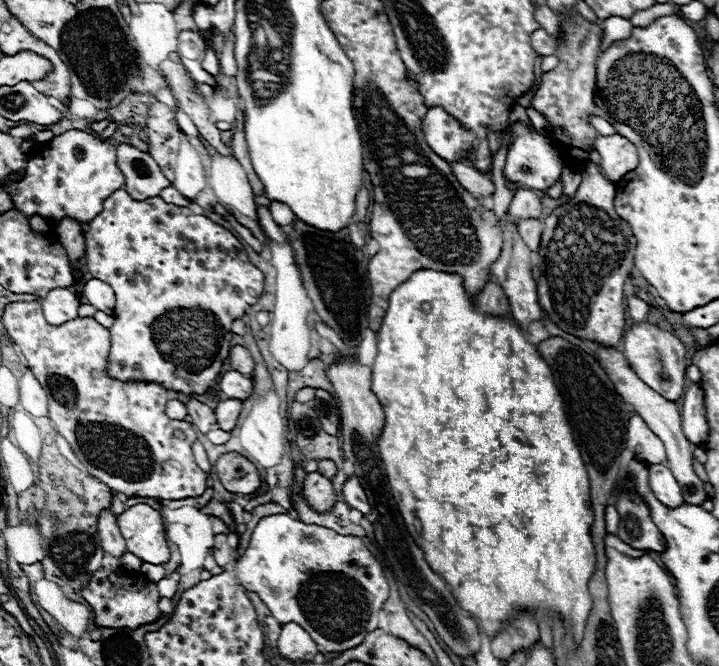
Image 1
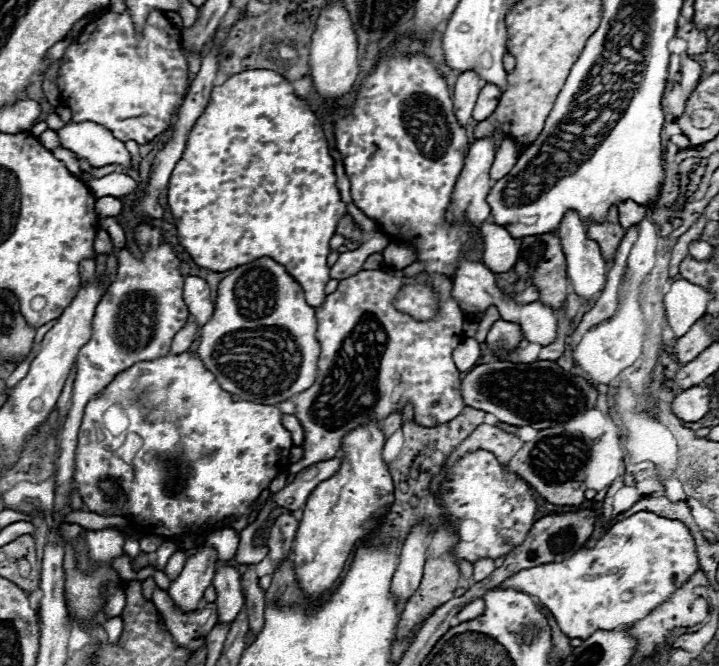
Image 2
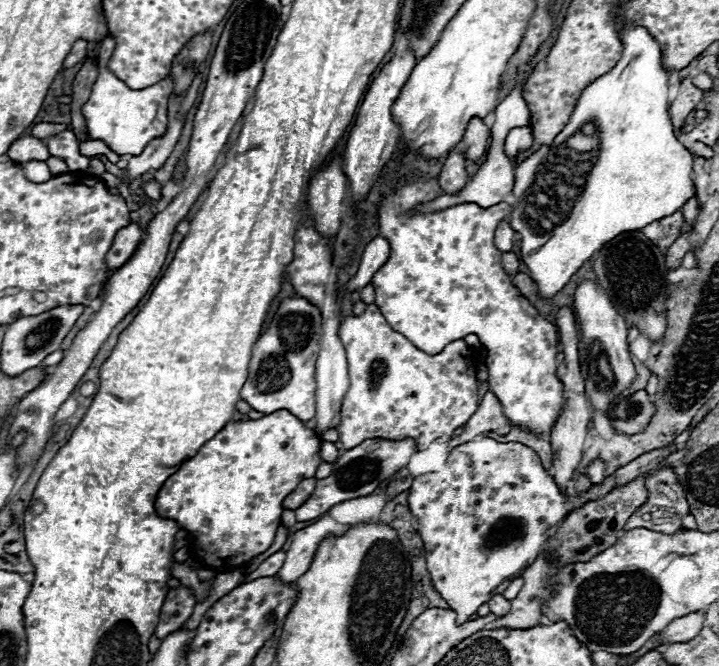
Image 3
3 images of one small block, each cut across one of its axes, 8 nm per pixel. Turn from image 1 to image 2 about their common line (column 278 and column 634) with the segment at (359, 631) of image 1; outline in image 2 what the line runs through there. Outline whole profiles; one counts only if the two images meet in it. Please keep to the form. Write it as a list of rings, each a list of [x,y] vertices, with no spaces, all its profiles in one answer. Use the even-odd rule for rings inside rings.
[[[638,512],[622,522],[612,524],[606,534],[590,550],[580,550],[572,558],[560,564],[542,564],[506,578],[500,588],[512,588],[516,592],[538,598],[556,618],[560,630],[568,638],[592,636],[596,630],[614,630],[618,626],[634,624],[634,620],[646,618],[654,608],[662,606],[680,586],[684,586],[700,570],[696,544],[690,530],[670,518],[656,516],[652,512]]]

